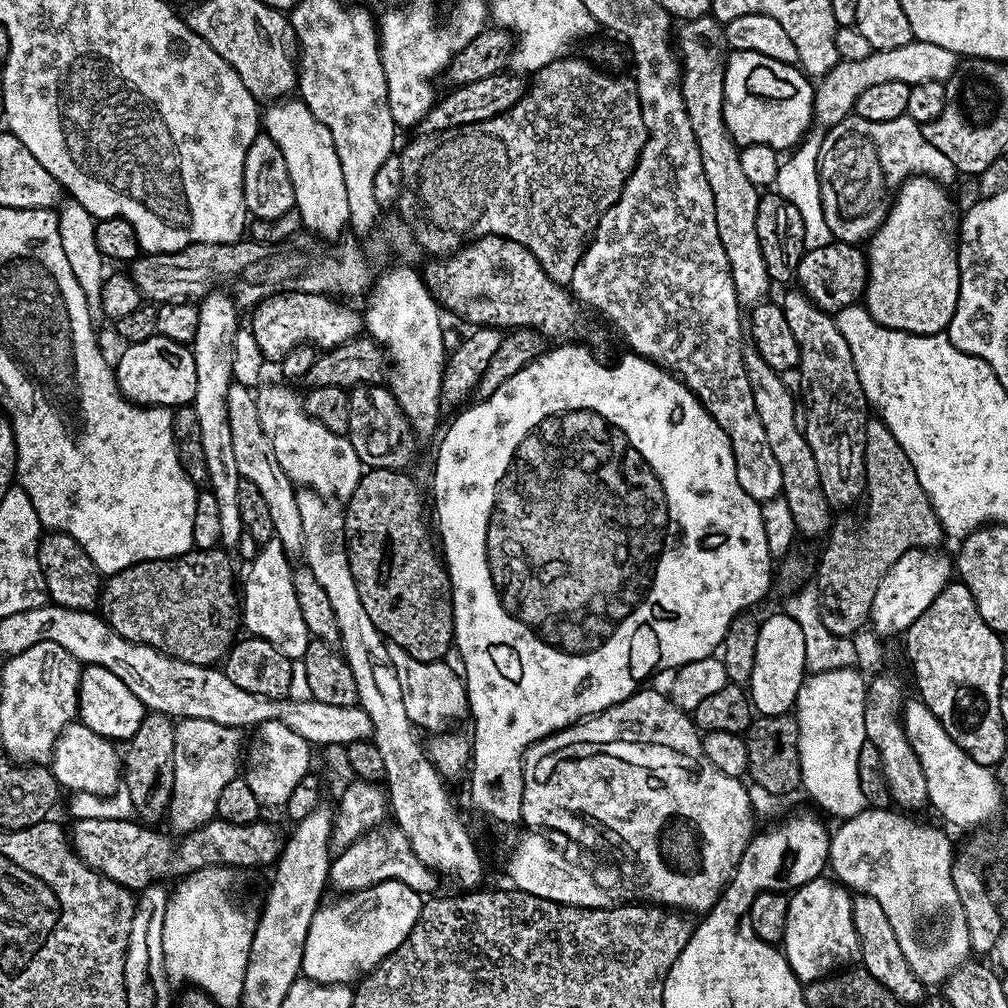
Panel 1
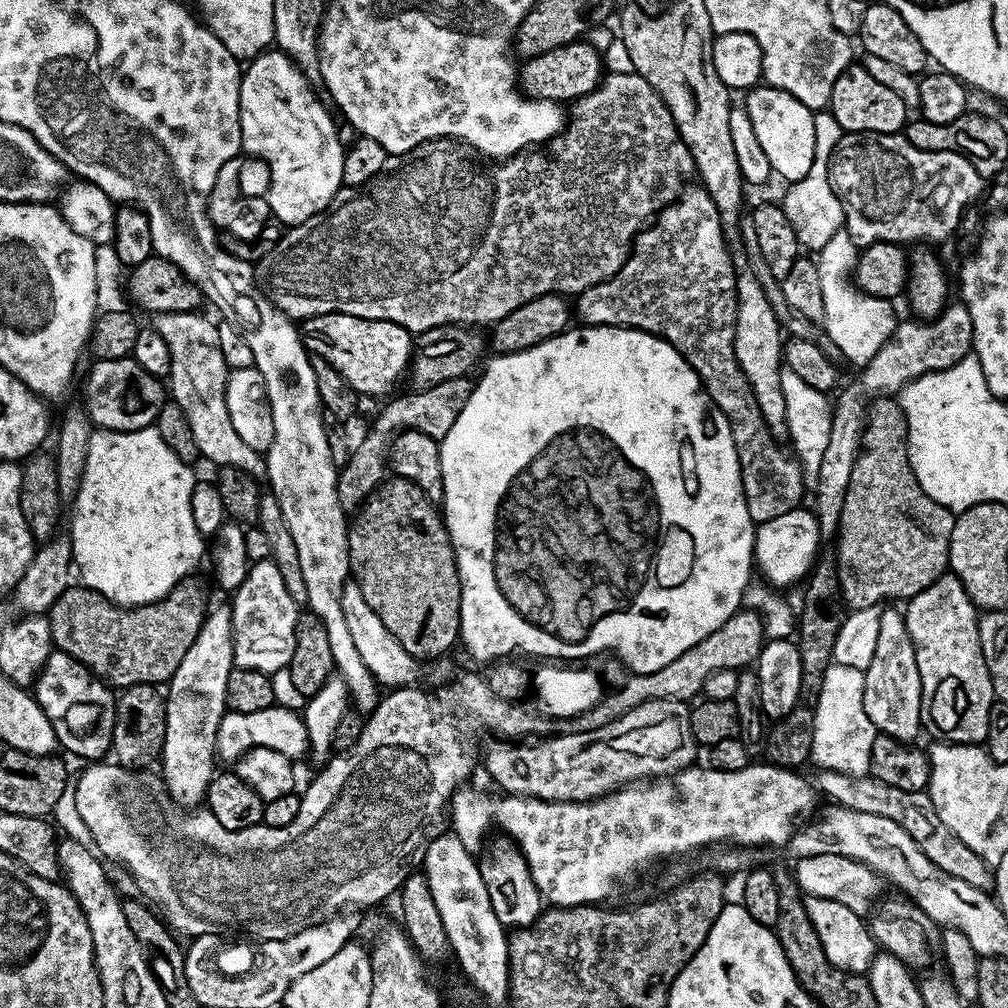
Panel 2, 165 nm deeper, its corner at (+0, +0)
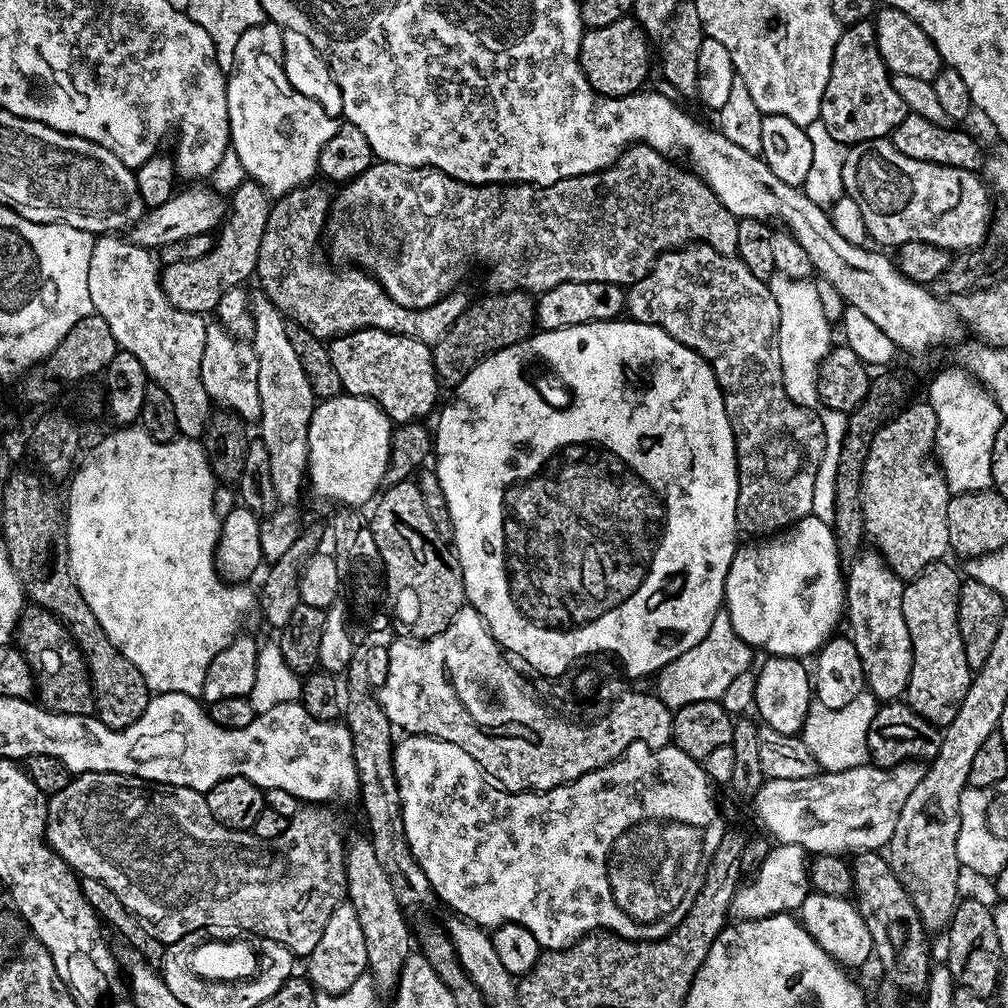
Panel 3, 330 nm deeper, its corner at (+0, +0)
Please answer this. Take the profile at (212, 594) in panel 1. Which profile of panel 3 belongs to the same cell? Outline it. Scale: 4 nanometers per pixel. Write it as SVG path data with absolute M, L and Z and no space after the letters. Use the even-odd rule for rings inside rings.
M29 603L20 611L20 621L16 623L15 643L26 662L32 668L34 688L40 697L39 703L51 712L90 716L95 713L96 700L92 697L92 681L88 667L80 654L69 629L50 610Z

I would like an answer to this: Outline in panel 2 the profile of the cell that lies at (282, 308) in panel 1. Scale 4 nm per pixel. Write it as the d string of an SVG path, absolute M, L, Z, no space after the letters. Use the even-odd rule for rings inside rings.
M341 312L311 316L309 320L303 321L302 339L312 356L320 356L330 362L330 366L334 366L334 370L338 370L338 374L350 382L356 393L364 395L365 392L368 396L387 397L403 376L405 379L414 351L413 333L402 326Z

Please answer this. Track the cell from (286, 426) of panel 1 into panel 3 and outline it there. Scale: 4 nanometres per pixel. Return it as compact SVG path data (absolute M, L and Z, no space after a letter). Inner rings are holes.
M219 323L208 324L206 346L202 350L200 385L206 390L209 401L217 400L221 409L235 412L245 422L259 421L262 398L258 398L258 358L251 343L232 335Z

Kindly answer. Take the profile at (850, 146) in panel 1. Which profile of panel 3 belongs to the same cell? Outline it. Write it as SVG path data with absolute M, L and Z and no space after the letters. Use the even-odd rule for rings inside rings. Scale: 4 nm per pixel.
M891 139L867 140L851 145L844 153L842 182L845 193L854 198L854 202L858 202L868 235L873 241L877 240L877 245L899 246L906 242L930 242L934 246L942 246L959 254L960 251L963 253L965 250L979 248L988 234L990 192L977 173L954 166L922 162L918 158L906 158L902 150L892 145Z

